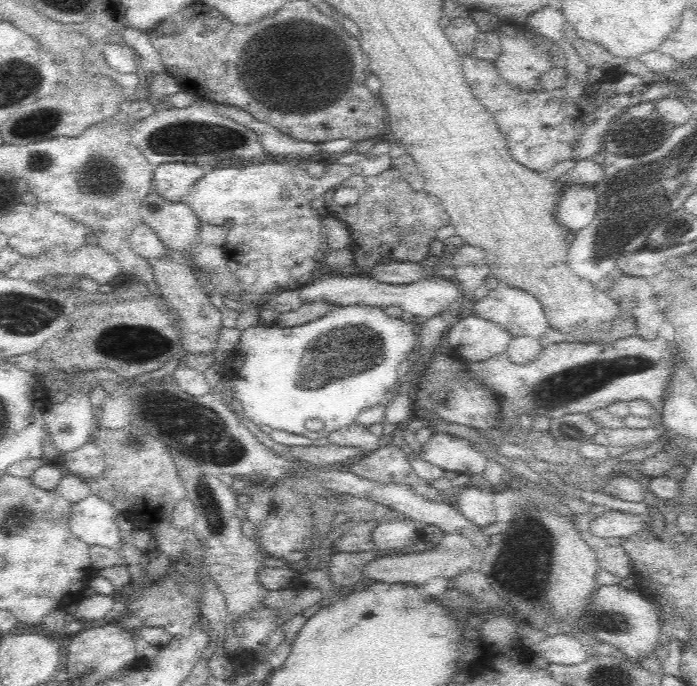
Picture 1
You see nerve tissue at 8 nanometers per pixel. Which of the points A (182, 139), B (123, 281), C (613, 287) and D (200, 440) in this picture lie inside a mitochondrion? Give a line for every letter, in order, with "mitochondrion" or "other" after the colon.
A: mitochondrion
B: other
C: other
D: mitochondrion

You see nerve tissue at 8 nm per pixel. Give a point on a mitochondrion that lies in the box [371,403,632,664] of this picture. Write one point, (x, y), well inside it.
(599, 622)

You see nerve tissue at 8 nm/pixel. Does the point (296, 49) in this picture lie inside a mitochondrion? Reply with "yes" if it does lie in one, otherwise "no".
no

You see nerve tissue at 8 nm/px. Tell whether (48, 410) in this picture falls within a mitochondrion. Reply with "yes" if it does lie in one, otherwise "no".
no

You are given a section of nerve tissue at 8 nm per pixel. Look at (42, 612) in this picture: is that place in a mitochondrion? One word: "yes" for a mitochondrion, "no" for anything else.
no

